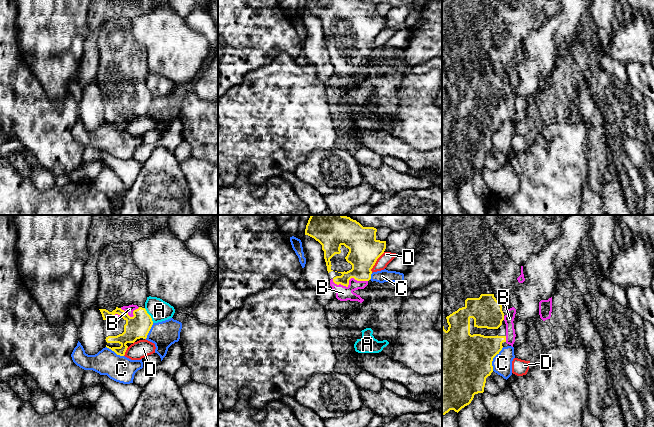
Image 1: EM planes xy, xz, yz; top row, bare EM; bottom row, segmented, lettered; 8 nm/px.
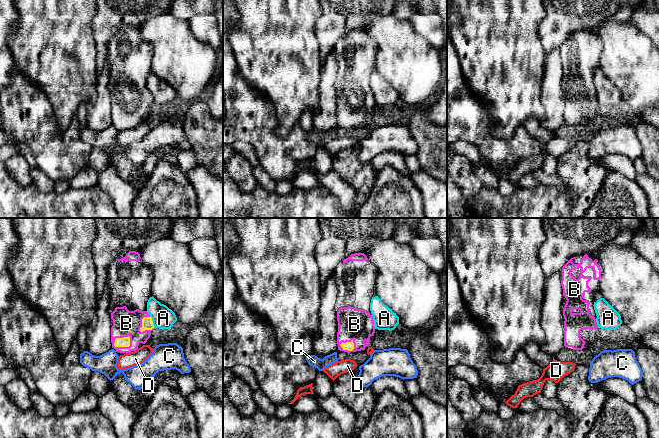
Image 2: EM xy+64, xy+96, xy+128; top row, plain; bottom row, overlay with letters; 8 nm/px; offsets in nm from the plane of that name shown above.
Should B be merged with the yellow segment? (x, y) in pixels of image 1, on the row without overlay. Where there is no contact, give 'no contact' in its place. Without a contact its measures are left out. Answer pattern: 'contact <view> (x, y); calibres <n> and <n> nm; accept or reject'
contact xz (348, 57); calibres 240 and 120 nm; accept

